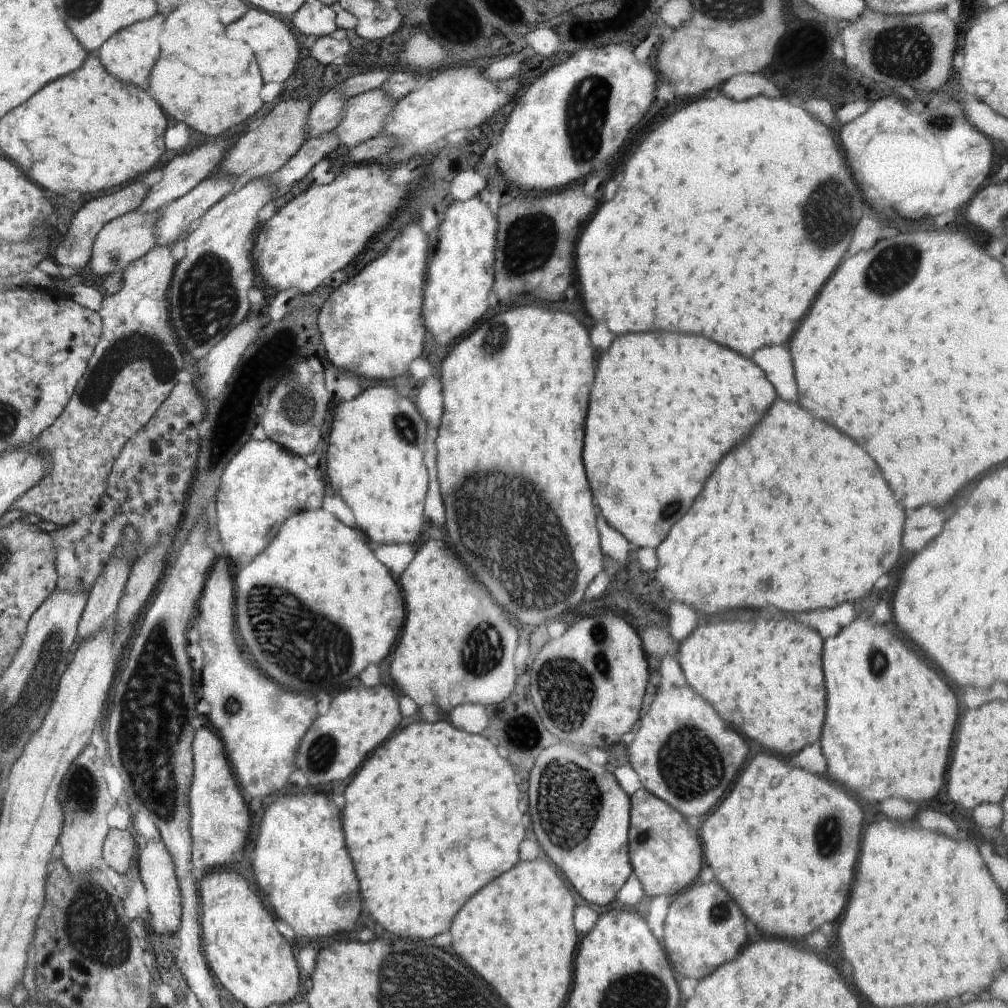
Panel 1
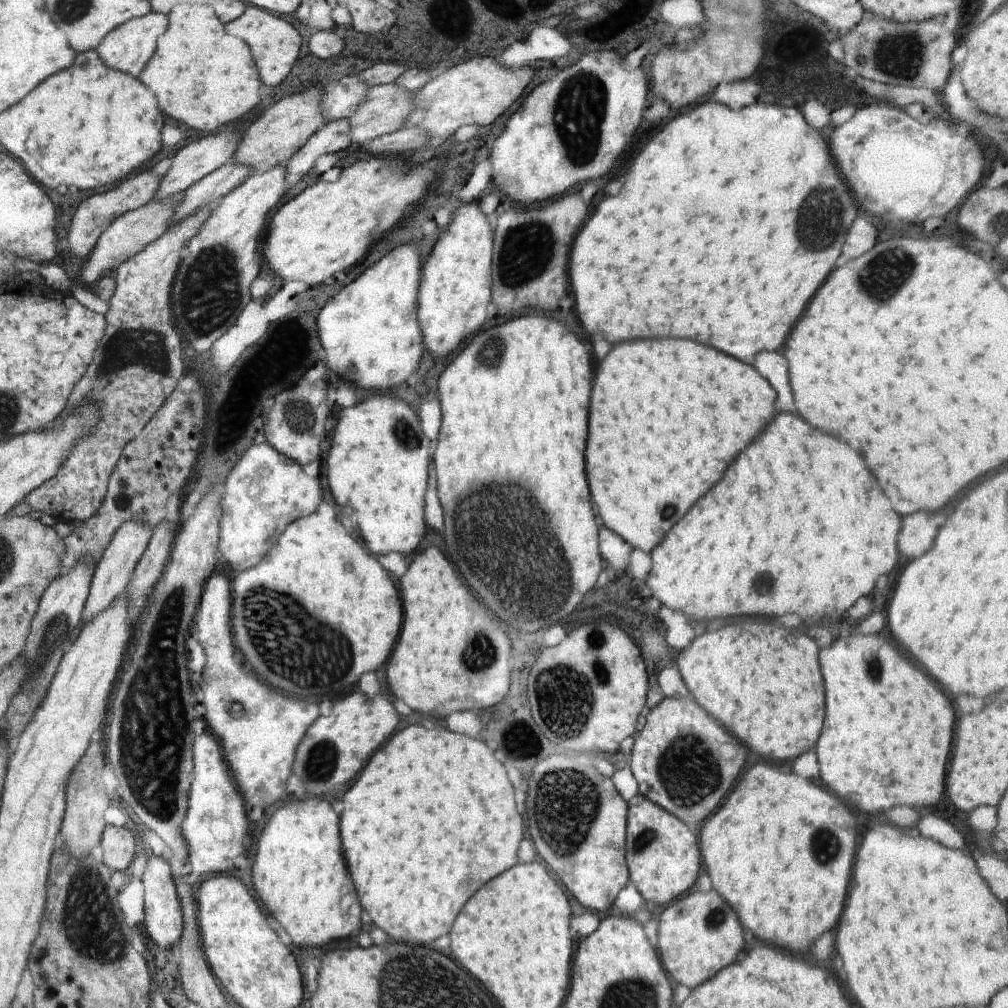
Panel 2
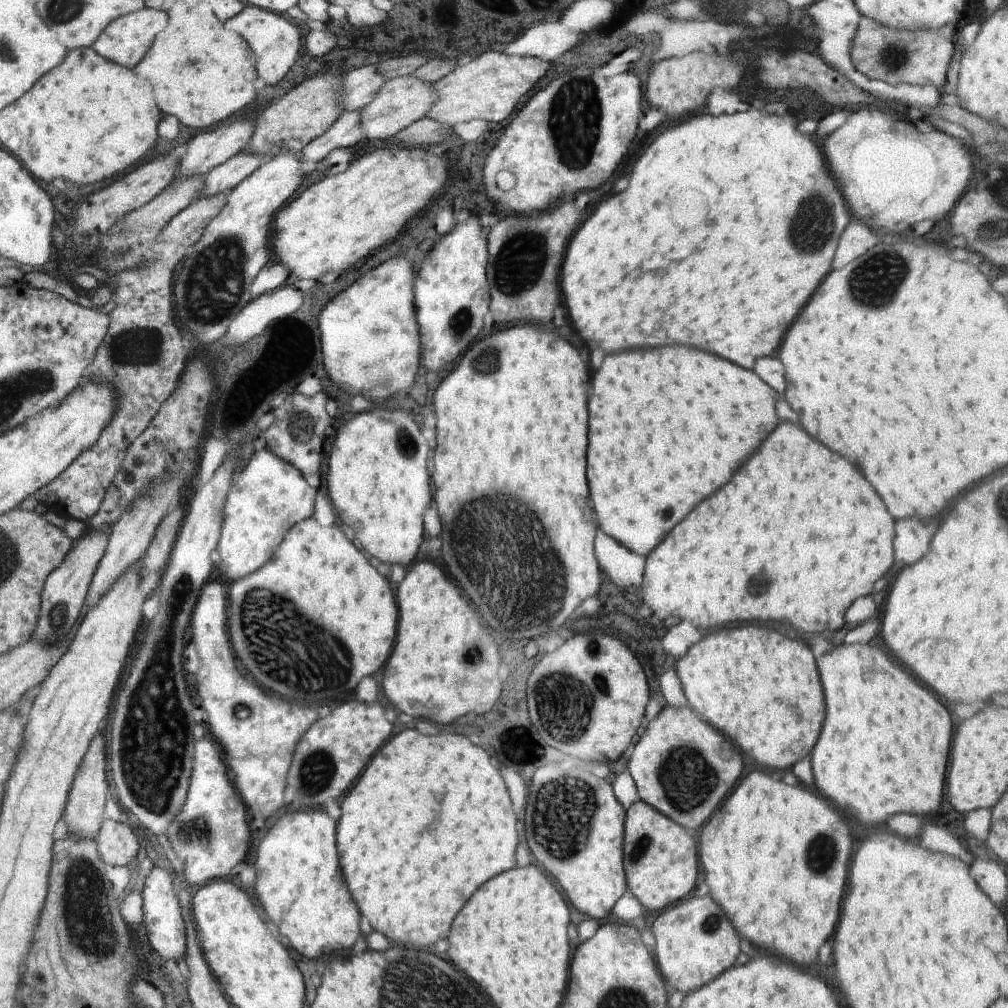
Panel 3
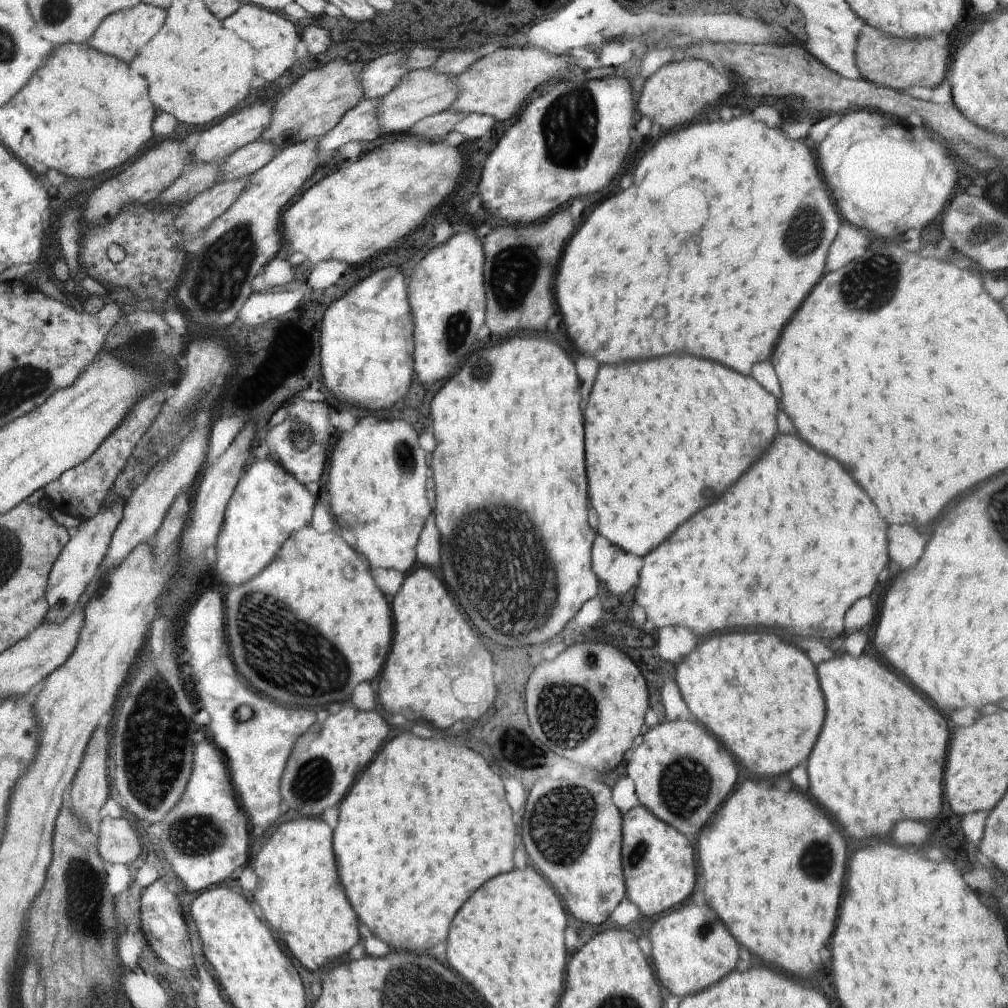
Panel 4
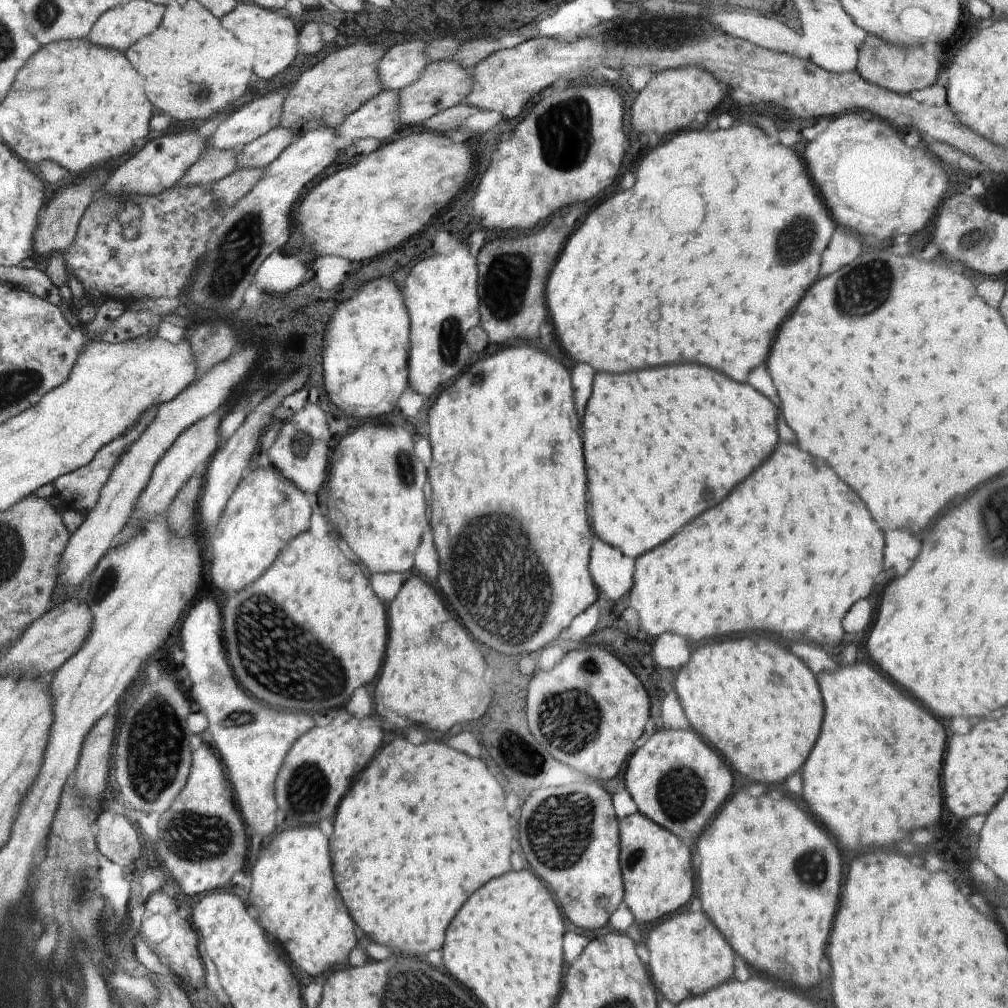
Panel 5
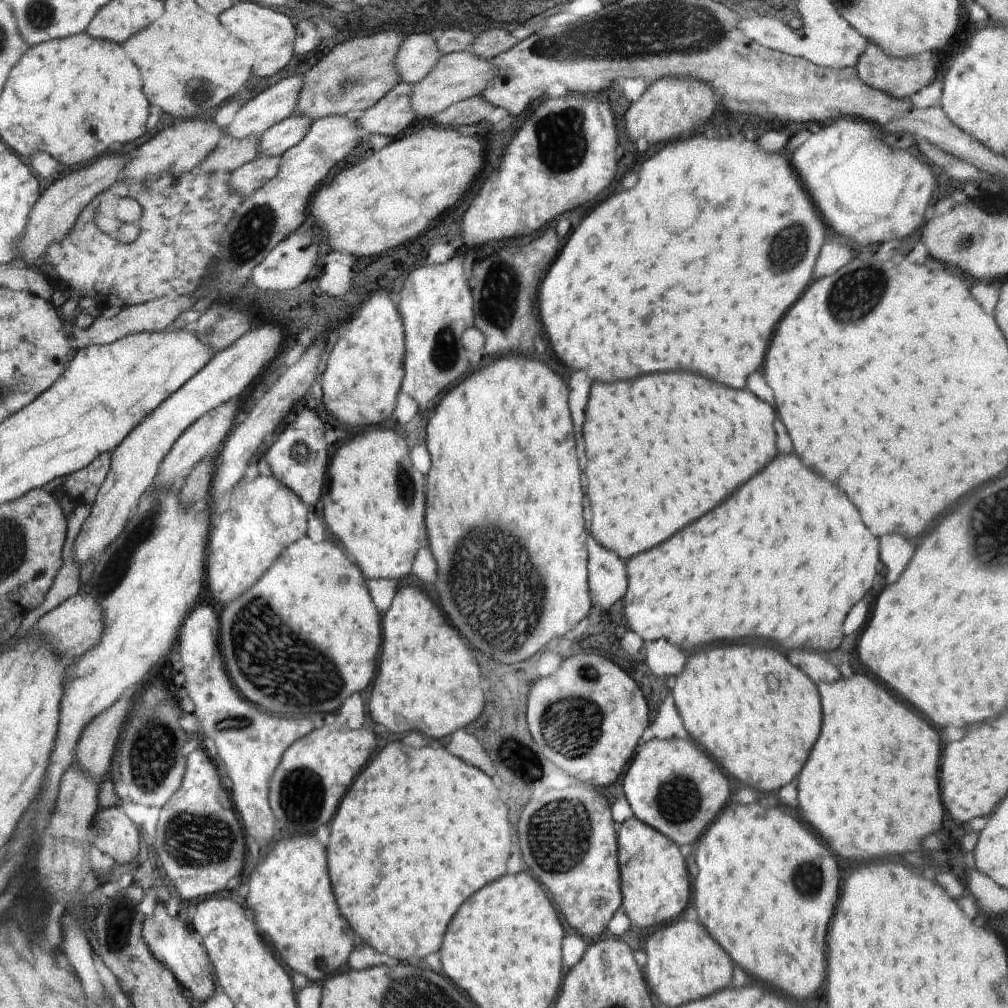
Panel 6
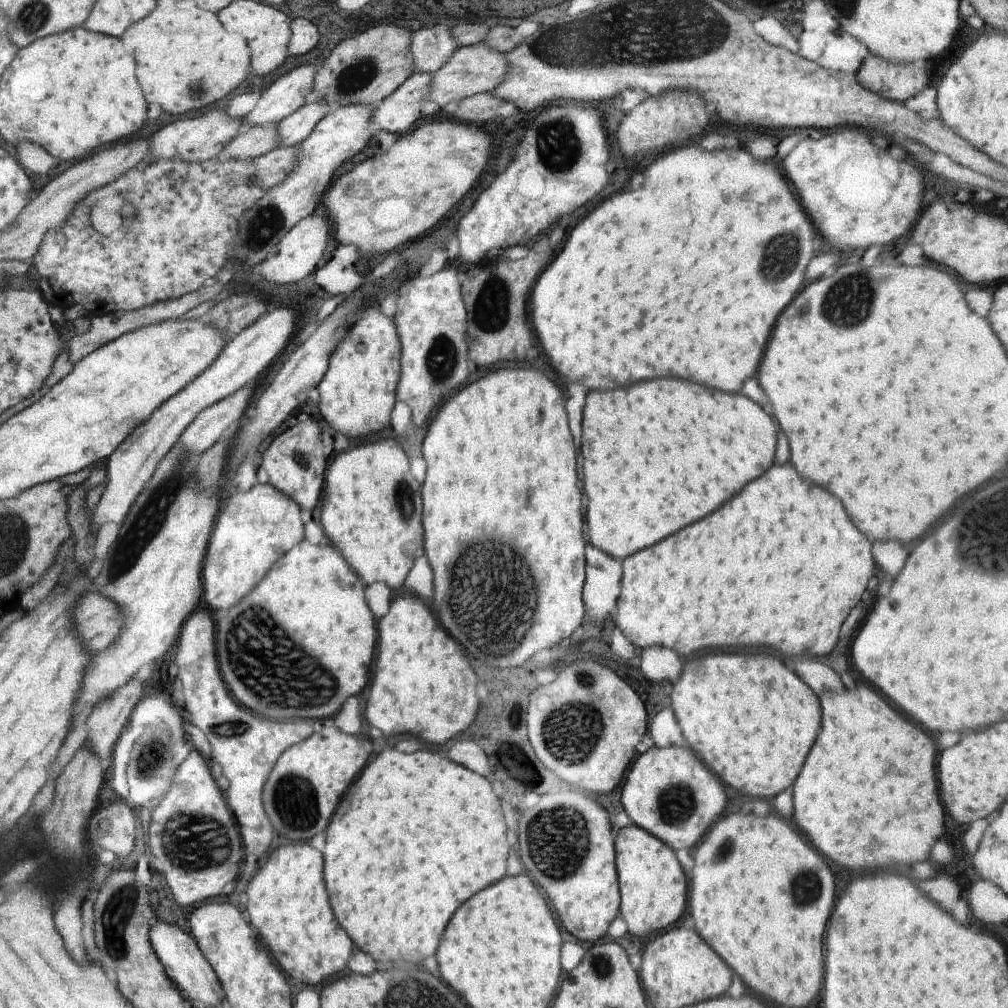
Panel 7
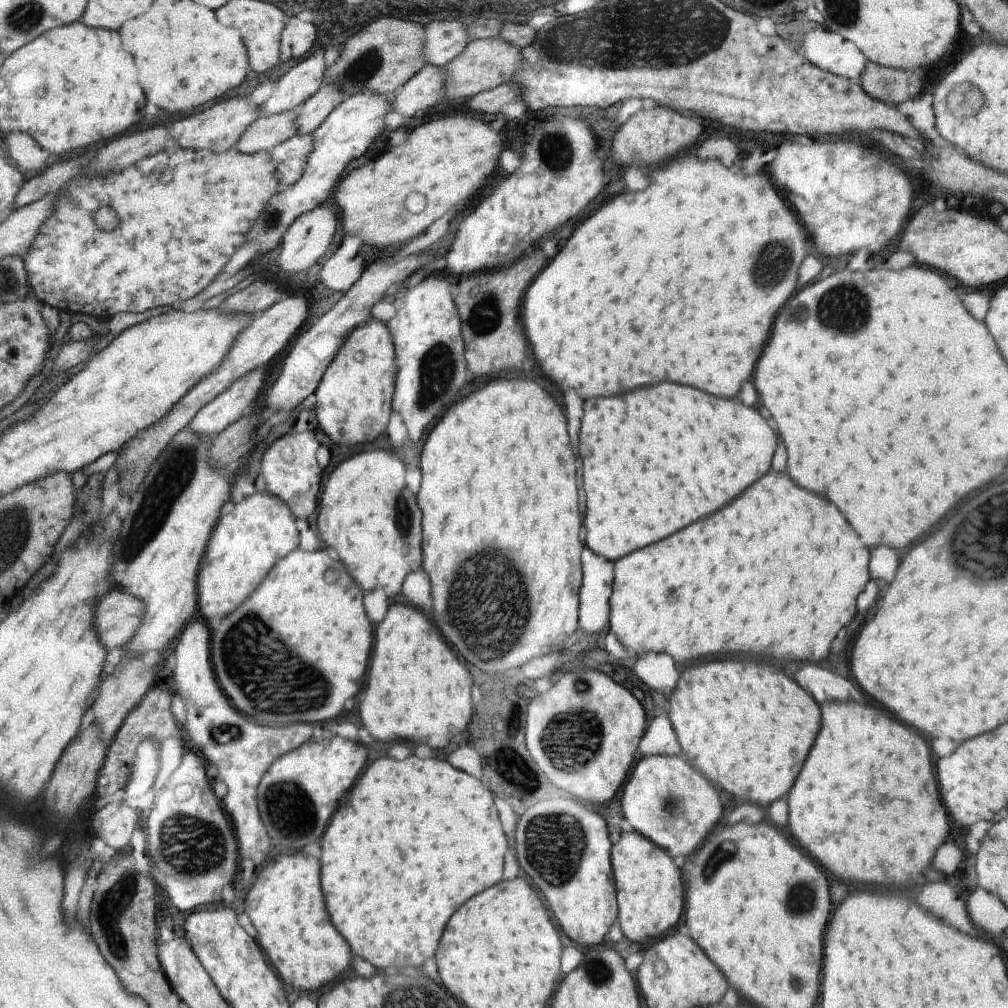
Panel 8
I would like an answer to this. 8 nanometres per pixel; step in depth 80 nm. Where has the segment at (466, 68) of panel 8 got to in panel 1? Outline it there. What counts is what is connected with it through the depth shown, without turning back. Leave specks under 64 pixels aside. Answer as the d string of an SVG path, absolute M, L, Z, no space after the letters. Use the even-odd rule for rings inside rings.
M376 89L349 98L344 106L344 114L334 130L338 142L352 149L379 136L396 102L386 92Z

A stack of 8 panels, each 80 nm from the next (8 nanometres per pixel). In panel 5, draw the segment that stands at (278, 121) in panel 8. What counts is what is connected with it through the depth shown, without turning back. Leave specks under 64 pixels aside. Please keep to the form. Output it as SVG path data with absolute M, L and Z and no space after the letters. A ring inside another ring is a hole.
M208 147L200 158L184 173L179 185L201 185L214 183L236 171L239 166L239 152L236 149Z

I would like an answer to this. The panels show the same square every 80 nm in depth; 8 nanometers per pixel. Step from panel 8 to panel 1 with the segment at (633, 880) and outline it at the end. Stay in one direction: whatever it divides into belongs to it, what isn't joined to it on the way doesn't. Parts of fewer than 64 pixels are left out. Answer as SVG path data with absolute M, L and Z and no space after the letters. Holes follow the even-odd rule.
M643 787L631 797L629 832L630 863L645 895L666 894L674 898L693 885L701 873L703 861L703 846L694 822Z

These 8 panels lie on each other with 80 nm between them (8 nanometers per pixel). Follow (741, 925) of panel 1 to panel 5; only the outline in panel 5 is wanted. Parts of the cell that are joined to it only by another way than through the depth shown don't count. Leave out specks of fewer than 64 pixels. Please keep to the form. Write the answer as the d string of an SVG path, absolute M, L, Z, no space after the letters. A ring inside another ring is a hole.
M702 911L674 915L652 930L646 946L649 950L646 967L651 981L673 1005L700 996L734 977L734 950Z

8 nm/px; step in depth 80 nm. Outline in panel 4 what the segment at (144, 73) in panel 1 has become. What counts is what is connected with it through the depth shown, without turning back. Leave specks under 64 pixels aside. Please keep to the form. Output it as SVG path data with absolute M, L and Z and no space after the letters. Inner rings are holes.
M140 2L140 6L134 6L130 10L118 10L118 14L110 14L102 26L98 26L98 34L94 34L94 42L88 42L96 50L102 50L102 54L114 54L116 58L126 58L130 62L136 52L162 28L166 20L166 10L148 6Z

